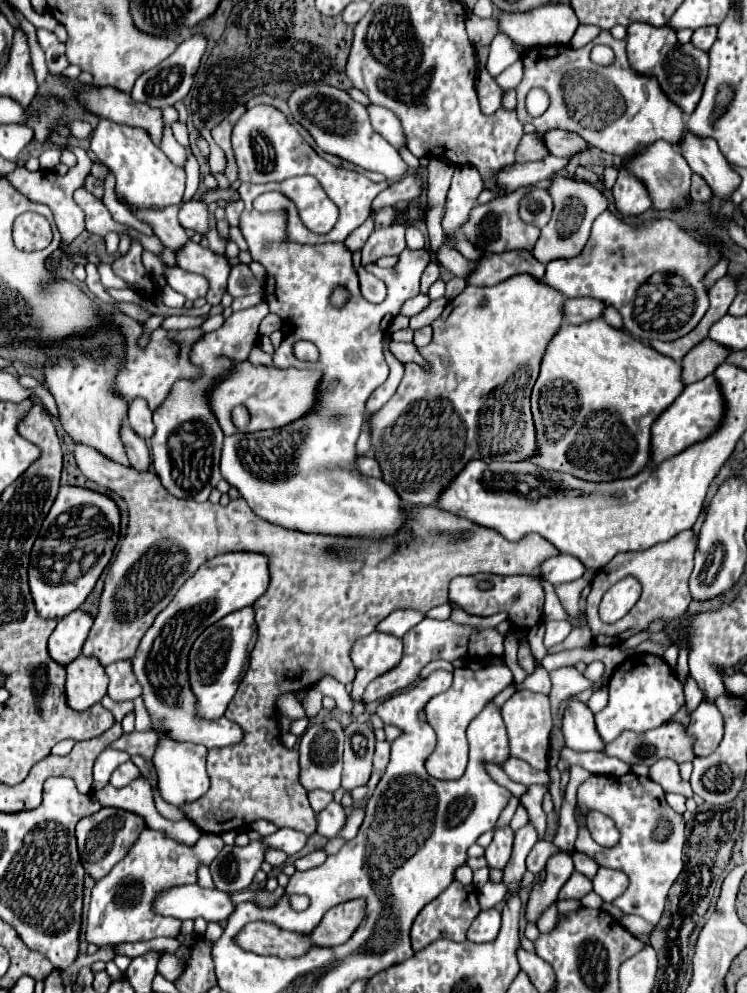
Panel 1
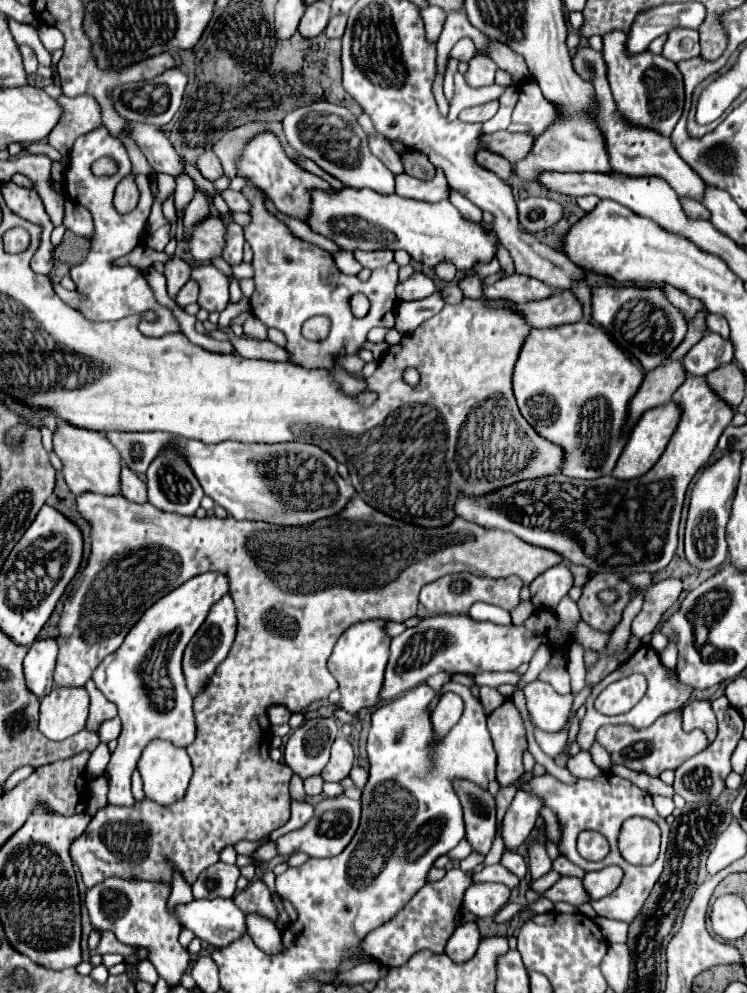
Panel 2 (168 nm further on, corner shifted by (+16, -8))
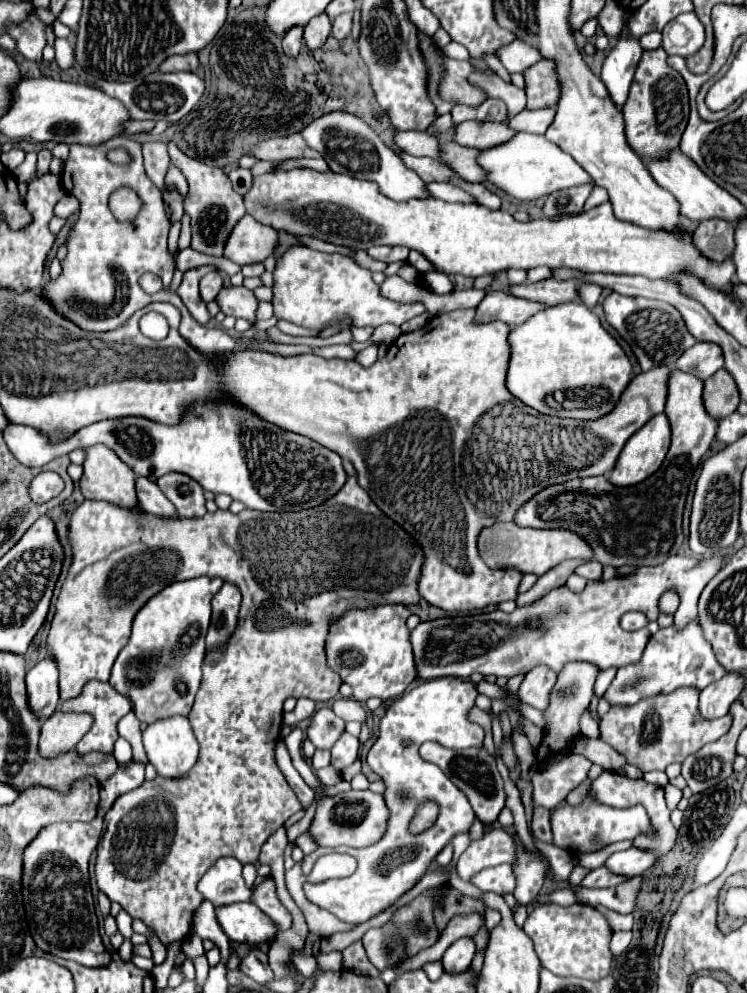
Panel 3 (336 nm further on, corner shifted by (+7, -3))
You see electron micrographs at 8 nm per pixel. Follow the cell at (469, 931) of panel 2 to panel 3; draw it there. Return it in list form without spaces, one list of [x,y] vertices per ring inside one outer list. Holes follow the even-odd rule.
[[[463,937],[457,939],[441,957],[441,965],[445,973],[463,973],[469,969],[471,961],[475,957],[475,949],[473,949],[473,939],[471,937]]]

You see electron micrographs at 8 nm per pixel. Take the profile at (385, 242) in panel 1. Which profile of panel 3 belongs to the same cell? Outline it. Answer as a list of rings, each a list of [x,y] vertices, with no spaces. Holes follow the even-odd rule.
[[[371,247],[367,251],[373,259],[379,259],[383,263],[393,263],[393,261],[405,261],[407,255],[409,255],[409,249],[407,247]]]

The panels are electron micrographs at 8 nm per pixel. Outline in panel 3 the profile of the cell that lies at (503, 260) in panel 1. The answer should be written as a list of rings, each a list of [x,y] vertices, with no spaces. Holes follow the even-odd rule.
[[[545,279],[531,285],[513,285],[511,295],[529,301],[539,301],[543,305],[559,305],[559,303],[575,301],[579,297],[577,289],[579,289],[577,279],[565,279],[565,281]]]

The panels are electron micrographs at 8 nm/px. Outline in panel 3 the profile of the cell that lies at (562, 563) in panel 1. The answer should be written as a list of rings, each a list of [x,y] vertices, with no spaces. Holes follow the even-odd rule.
[[[591,559],[591,561],[581,563],[581,565],[577,567],[577,575],[587,577],[587,579],[595,579],[595,581],[599,581],[599,579],[601,579],[601,575],[603,575],[603,565],[601,565],[599,561]]]

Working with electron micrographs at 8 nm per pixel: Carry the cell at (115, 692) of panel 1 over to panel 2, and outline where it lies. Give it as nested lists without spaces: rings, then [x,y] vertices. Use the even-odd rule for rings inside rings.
[[[92,680],[86,682],[86,690],[90,694],[90,716],[88,716],[86,728],[98,730],[100,722],[104,722],[108,718],[114,718],[118,714],[118,708],[108,698],[104,698],[104,694],[100,694],[98,686]]]

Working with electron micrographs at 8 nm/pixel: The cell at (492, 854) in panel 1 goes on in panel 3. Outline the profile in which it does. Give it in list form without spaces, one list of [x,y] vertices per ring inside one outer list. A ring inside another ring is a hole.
[[[423,743],[423,747],[419,751],[425,761],[439,765],[443,769],[443,773],[467,795],[469,803],[473,805],[475,815],[483,821],[483,825],[497,821],[497,815],[505,807],[505,791],[503,791],[503,779],[497,769],[497,761],[485,747],[449,751],[437,743]]]

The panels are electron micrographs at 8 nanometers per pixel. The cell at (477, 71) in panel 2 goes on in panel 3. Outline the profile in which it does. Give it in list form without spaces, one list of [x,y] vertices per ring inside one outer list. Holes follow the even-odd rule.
[[[443,55],[441,63],[443,79],[439,83],[439,95],[443,101],[478,106],[486,100],[486,94],[468,81],[471,65],[467,61],[455,61]]]

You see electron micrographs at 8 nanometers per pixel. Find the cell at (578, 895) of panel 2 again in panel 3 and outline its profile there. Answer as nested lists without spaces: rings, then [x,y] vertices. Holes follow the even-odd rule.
[[[599,867],[599,869],[591,871],[591,873],[583,879],[581,885],[583,885],[583,887],[591,887],[591,889],[595,889],[595,887],[615,887],[615,885],[619,885],[621,881],[629,881],[629,879],[633,879],[633,877],[617,875],[617,873],[609,871],[607,867]]]

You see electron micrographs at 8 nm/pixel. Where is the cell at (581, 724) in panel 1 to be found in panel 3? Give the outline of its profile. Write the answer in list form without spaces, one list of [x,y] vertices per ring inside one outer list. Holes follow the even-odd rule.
[[[537,665],[525,675],[525,679],[517,691],[517,697],[523,703],[543,711],[545,705],[549,703],[549,693],[555,685],[555,679],[557,679],[557,673],[553,669],[549,669],[545,665]]]

